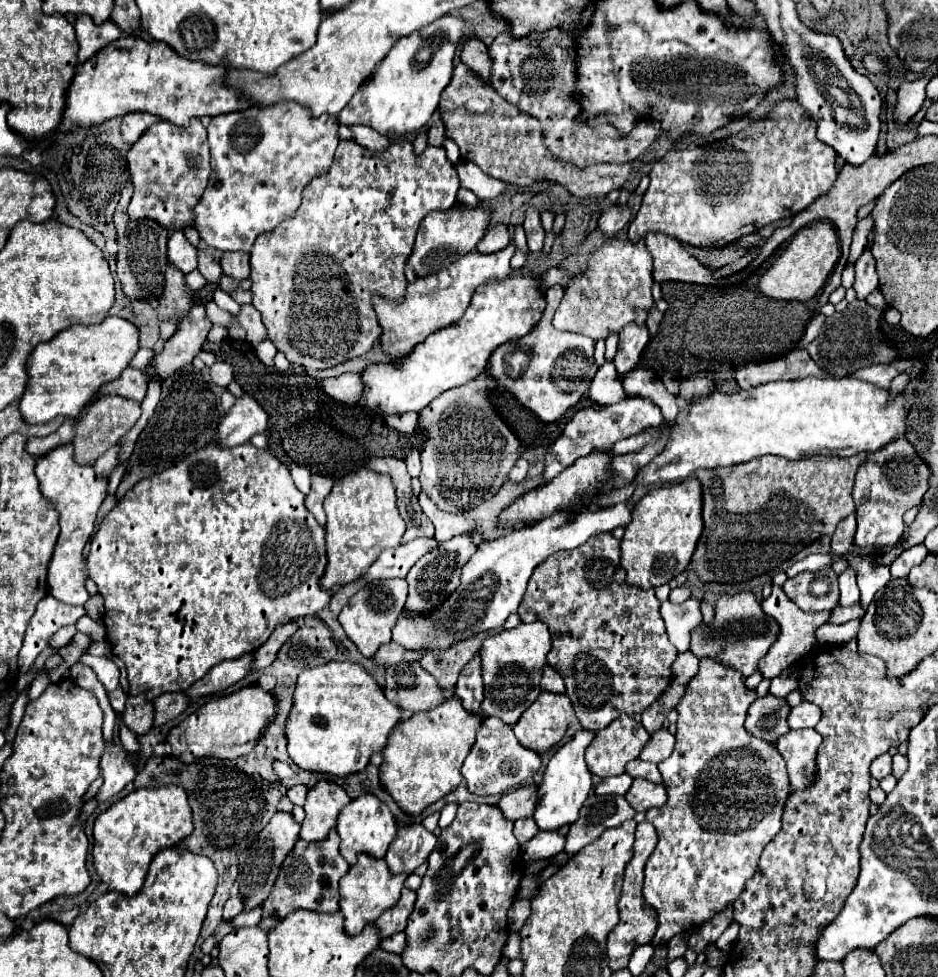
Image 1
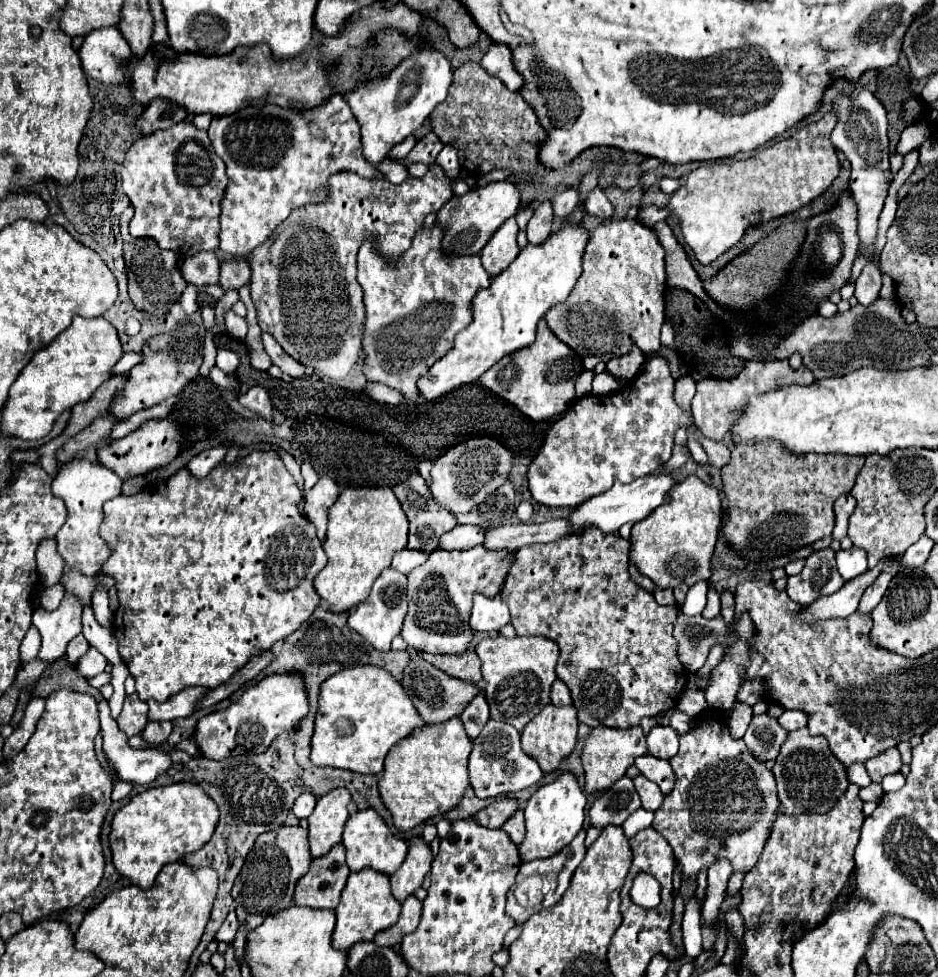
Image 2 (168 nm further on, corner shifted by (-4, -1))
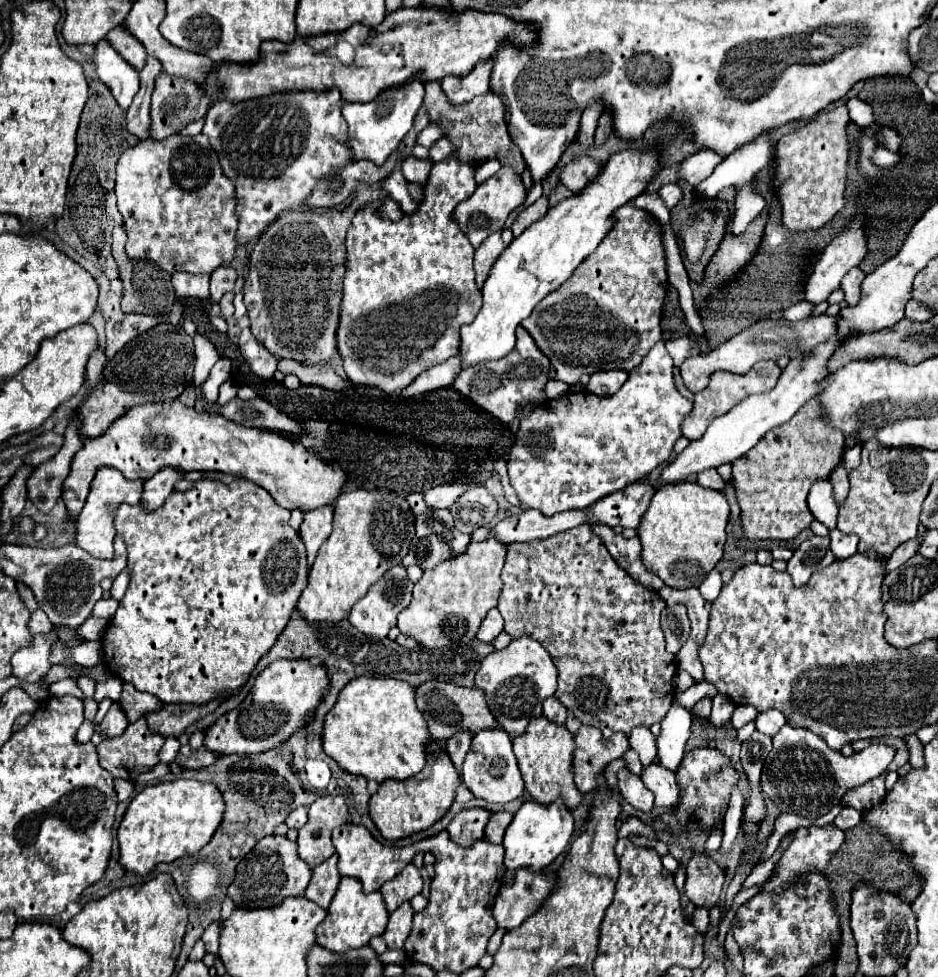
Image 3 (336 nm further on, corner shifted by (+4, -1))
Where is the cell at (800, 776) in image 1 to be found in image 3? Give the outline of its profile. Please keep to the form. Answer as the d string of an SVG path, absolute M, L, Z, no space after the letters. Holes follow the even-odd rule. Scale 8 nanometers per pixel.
M785 724L773 736L773 748L763 766L761 786L763 792L781 808L781 812L817 818L837 806L847 790L857 788L887 772L895 752L895 746L871 744L865 750L845 758L841 752L831 750L817 734Z

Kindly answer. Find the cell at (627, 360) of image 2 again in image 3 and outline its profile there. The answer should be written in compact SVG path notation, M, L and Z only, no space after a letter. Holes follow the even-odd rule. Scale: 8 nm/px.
M611 370L611 372L603 372L603 374L593 374L589 384L587 384L587 392L597 394L597 396L613 396L623 382L627 380L627 372L625 370Z

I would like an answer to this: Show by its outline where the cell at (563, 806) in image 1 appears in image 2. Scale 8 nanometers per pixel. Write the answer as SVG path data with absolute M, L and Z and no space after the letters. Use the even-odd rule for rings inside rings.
M565 772L555 782L541 786L525 804L527 831L523 842L518 846L521 860L529 862L535 858L549 858L557 854L565 844L569 844L575 838L575 834L583 828L585 804L587 796L581 790L573 772Z

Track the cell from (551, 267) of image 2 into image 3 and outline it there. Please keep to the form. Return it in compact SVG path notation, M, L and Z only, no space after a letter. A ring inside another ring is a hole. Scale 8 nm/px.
M659 148L619 150L601 172L575 196L559 200L547 214L517 236L493 264L483 286L483 308L477 318L461 328L463 368L485 360L499 360L515 346L515 328L553 290L557 290L573 270L599 246L601 238L615 226L615 210L629 204L647 190L661 170Z

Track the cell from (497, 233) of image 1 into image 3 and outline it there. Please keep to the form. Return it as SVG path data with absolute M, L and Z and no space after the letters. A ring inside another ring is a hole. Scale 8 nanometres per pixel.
M493 232L477 250L475 250L475 262L473 262L473 270L475 270L475 282L477 288L483 288L489 270L493 266L493 262L499 258L499 254L505 250L505 244L501 240L501 232Z

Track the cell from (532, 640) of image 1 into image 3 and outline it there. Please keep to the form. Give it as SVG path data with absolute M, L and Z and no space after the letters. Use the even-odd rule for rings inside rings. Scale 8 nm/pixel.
M523 636L513 640L505 650L495 650L481 662L481 668L475 674L475 688L485 692L491 712L495 714L499 726L509 734L509 738L517 738L525 732L533 718L541 716L543 700L555 694L557 668L541 642Z

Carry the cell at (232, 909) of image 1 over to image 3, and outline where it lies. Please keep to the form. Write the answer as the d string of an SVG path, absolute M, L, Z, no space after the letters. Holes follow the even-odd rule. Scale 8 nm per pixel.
M219 922L211 924L205 934L203 934L203 942L205 942L205 950L209 954L217 954L217 948L219 948Z

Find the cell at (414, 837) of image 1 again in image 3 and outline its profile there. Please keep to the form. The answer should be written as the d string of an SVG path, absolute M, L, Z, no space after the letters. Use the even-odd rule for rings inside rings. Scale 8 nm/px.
M413 864L405 866L403 874L399 874L395 882L387 882L381 888L381 896L383 896L387 912L397 910L403 902L409 902L413 896L421 894L421 890L423 890L423 878L419 870Z

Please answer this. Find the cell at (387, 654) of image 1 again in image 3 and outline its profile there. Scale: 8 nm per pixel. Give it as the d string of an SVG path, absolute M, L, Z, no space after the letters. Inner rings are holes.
M489 536L483 542L471 542L465 554L439 564L435 570L427 570L423 574L423 578L413 588L411 604L403 612L399 612L399 616L397 616L399 630L407 636L413 636L425 648L469 644L475 638L475 634L479 630L479 624L483 622L487 612L497 606L499 594L501 594L501 588L503 588L501 568L503 568L503 562L505 562L505 554L507 554L507 546L503 542L499 542L495 536Z

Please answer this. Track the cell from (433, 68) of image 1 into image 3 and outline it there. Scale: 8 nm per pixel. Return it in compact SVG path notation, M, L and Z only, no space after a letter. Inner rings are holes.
M413 80L401 88L391 88L387 92L381 92L373 102L359 104L359 102L347 102L343 106L343 118L347 120L349 132L349 148L353 152L355 160L371 160L377 166L381 166L391 152L397 150L399 142L405 138L405 134L413 126L413 118L423 104L423 82Z

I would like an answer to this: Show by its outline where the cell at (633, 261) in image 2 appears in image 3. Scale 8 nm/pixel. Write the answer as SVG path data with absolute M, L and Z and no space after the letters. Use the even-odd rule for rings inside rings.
M623 206L617 210L617 224L601 244L589 254L575 270L575 274L551 292L535 310L531 318L521 324L535 340L537 348L549 358L551 380L577 384L583 374L595 374L601 370L627 370L643 362L655 342L661 340L661 308L667 290L667 264L663 250L663 228L657 218L635 206Z

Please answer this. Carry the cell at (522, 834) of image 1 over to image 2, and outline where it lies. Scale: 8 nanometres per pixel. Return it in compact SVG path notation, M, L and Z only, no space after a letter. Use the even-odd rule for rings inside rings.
M517 810L501 828L507 830L511 842L515 842L515 844L523 842L523 838L525 838L525 818L523 818L523 810Z

